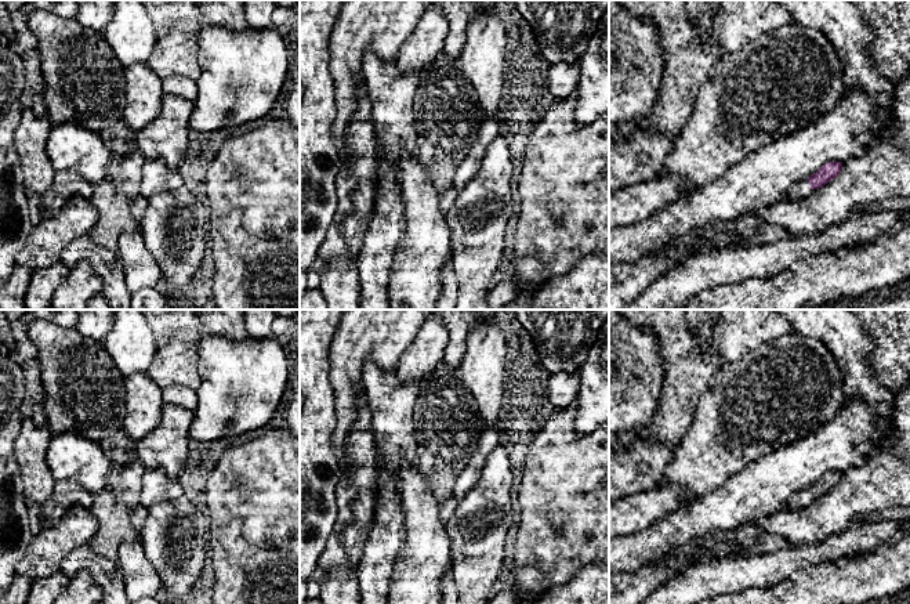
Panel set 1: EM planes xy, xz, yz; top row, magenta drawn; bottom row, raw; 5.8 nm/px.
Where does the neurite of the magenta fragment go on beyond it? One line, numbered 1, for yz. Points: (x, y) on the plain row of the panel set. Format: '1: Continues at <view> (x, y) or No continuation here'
1: Continues at yz (800, 499)

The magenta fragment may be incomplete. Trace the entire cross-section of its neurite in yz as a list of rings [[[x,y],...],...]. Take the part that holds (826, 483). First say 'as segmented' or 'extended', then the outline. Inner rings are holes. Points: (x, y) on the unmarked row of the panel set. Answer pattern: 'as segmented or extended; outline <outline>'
extended; outline [[[829,471],[823,474],[808,489],[794,493],[788,503],[788,509],[804,507],[811,499],[817,499],[840,485],[842,480],[842,471]]]

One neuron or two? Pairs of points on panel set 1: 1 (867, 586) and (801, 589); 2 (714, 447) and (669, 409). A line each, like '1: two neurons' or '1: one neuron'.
1: one neuron
2: two neurons

